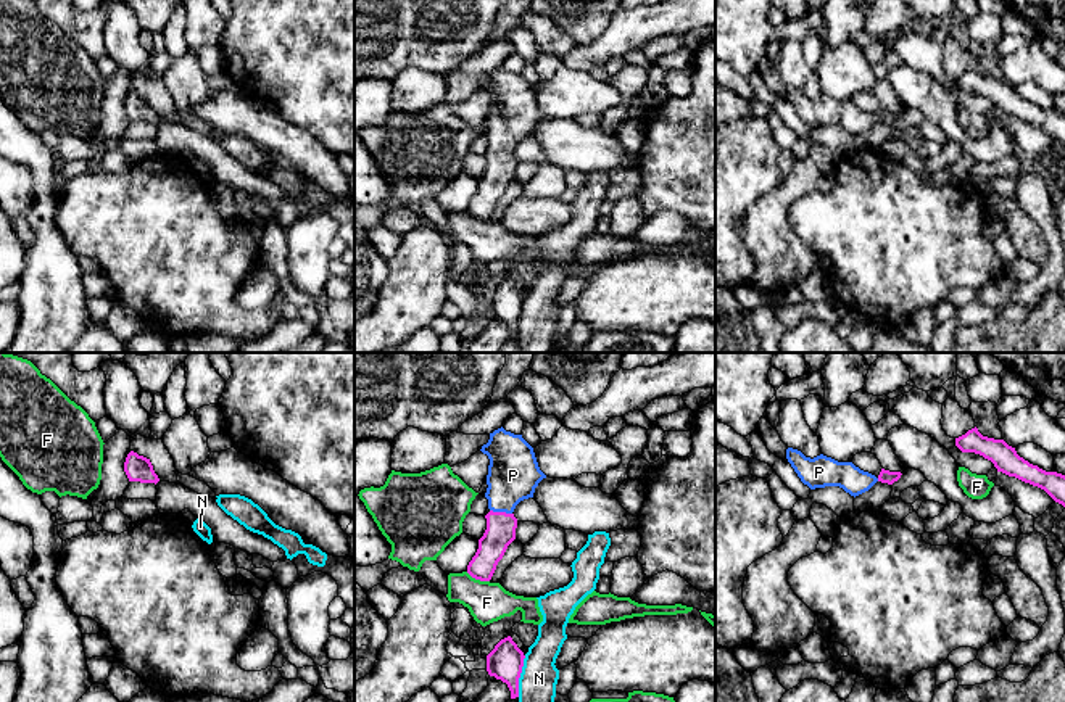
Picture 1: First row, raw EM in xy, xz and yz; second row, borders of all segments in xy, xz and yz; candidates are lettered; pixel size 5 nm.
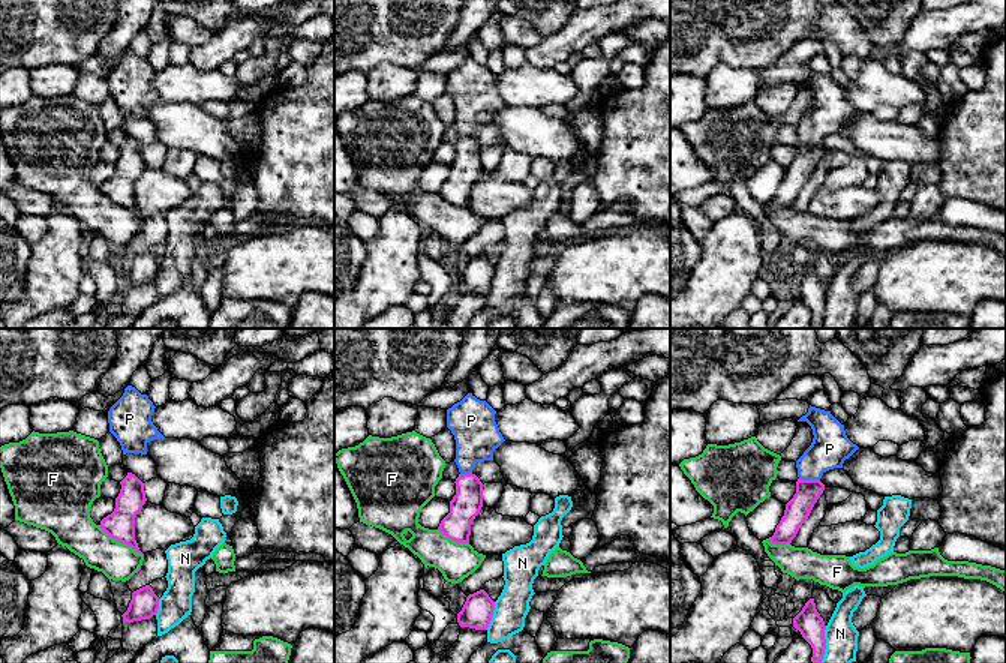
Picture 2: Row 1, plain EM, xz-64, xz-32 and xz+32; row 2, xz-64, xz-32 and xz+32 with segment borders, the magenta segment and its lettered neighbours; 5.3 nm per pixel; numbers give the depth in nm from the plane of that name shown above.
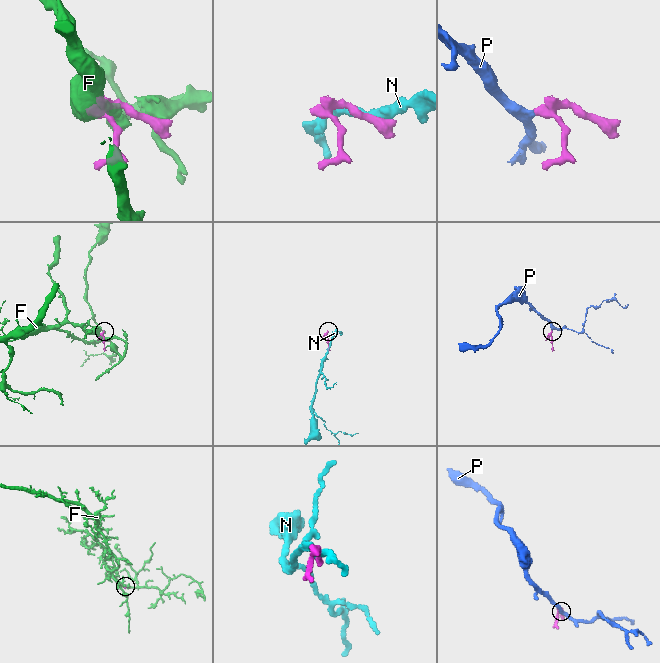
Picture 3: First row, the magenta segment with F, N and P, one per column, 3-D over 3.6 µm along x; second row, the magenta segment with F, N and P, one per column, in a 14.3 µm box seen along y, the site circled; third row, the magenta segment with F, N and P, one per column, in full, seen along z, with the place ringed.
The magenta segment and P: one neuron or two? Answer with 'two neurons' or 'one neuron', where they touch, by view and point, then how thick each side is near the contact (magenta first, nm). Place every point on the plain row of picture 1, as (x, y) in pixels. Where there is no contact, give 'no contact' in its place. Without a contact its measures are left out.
one neuron | xz (501, 152) | 150/260 nm

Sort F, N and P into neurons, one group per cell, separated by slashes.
F / N / P

